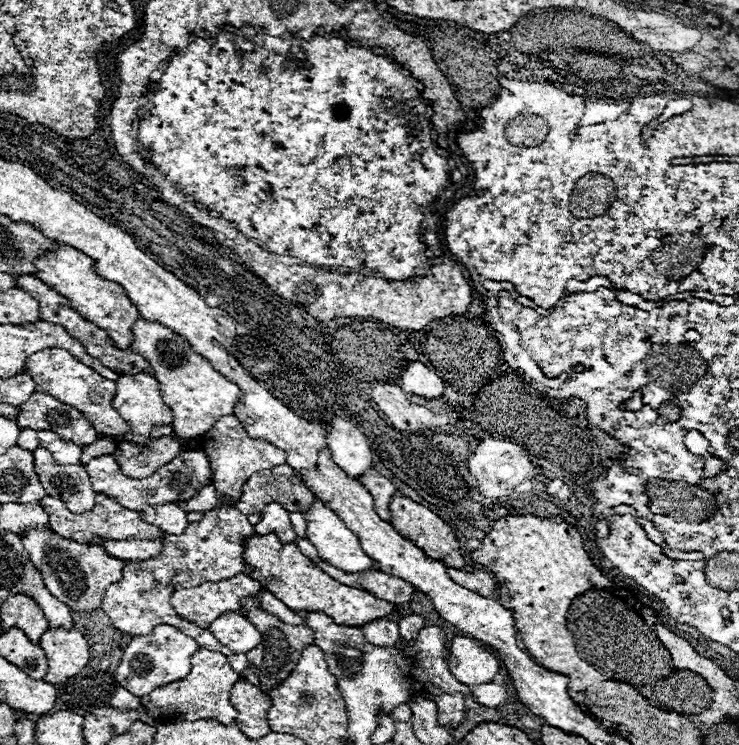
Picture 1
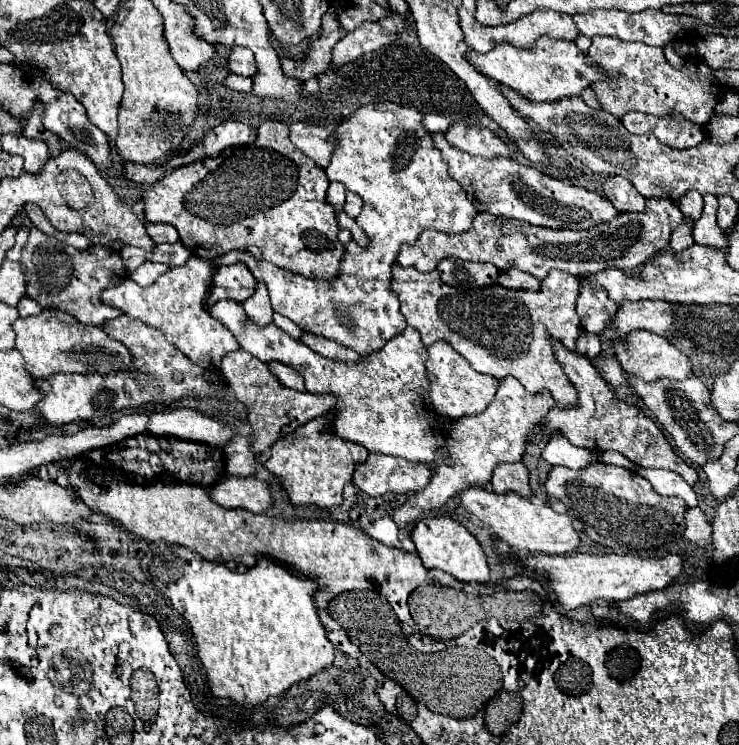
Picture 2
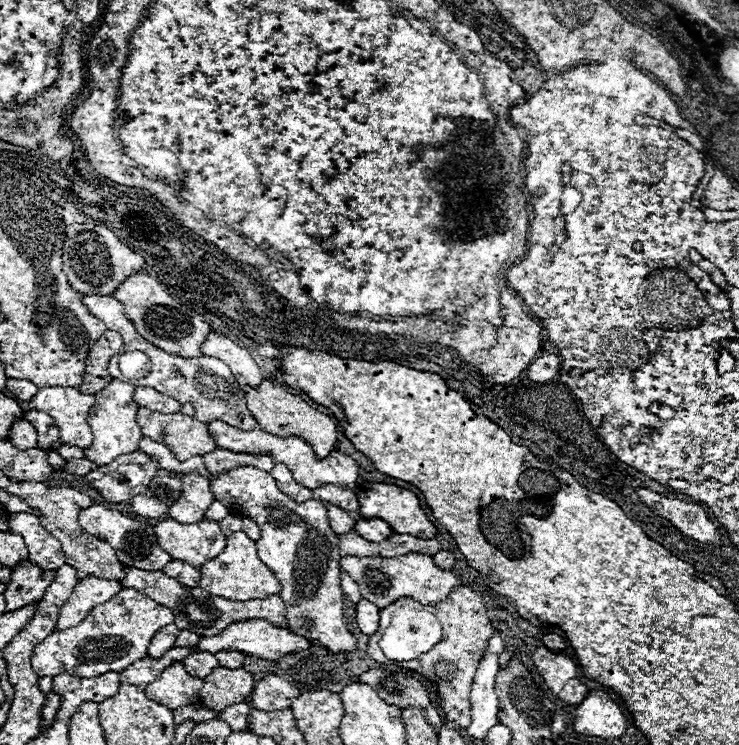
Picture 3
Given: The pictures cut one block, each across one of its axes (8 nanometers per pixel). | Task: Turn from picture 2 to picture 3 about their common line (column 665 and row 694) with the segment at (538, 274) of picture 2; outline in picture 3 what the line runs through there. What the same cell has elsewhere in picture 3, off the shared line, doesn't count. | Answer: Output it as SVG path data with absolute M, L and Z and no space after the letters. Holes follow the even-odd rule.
M216 668L212 676L204 680L204 686L200 690L200 704L214 710L216 714L222 714L226 706L246 702L252 690L254 678L244 668L238 670Z

